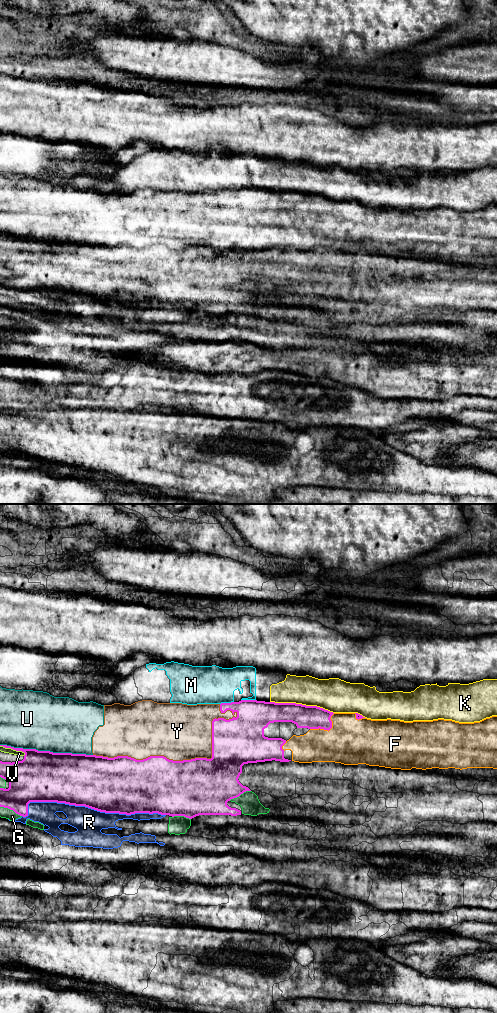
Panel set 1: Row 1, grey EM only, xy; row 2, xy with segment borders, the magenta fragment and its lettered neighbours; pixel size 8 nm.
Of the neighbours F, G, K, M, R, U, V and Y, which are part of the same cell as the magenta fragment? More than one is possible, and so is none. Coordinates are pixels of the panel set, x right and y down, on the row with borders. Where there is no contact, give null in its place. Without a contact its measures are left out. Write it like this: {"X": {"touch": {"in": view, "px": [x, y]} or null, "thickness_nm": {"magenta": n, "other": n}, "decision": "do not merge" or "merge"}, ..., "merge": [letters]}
{"F": {"touch": {"in": "xy", "px": [327, 729]}, "thickness_nm": {"magenta": 190, "other": 380}, "decision": "do not merge"}, "G": {"touch": {"in": "xy", "px": [11, 809]}, "thickness_nm": {"magenta": 300, "other": 80}, "decision": "do not merge"}, "K": {"touch": {"in": "xy", "px": [301, 704]}, "thickness_nm": {"magenta": 190, "other": 260}, "decision": "do not merge"}, "M": {"touch": {"in": "xy", "px": [248, 700]}, "thickness_nm": {"magenta": 280, "other": 240}, "decision": "do not merge"}, "R": {"touch": {"in": "xy", "px": [89, 807]}, "thickness_nm": {"magenta": 440, "other": 220}, "decision": "do not merge"}, "U": {"touch": {"in": "xy", "px": [46, 751]}, "thickness_nm": {"magenta": 420, "other": 460}, "decision": "do not merge"}, "V": {"touch": {"in": "xy", "px": [13, 749]}, "thickness_nm": {"magenta": 280, "other": 50}, "decision": "do not merge"}, "Y": {"touch": {"in": "xy", "px": [183, 760]}, "thickness_nm": {"magenta": 460, "other": 460}, "decision": "do not merge"}, "merge": []}

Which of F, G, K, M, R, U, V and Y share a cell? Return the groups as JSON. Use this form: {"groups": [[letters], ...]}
{"groups": [["F", "U", "Y"], ["G"], ["K", "M"], ["R"], ["V"]]}

